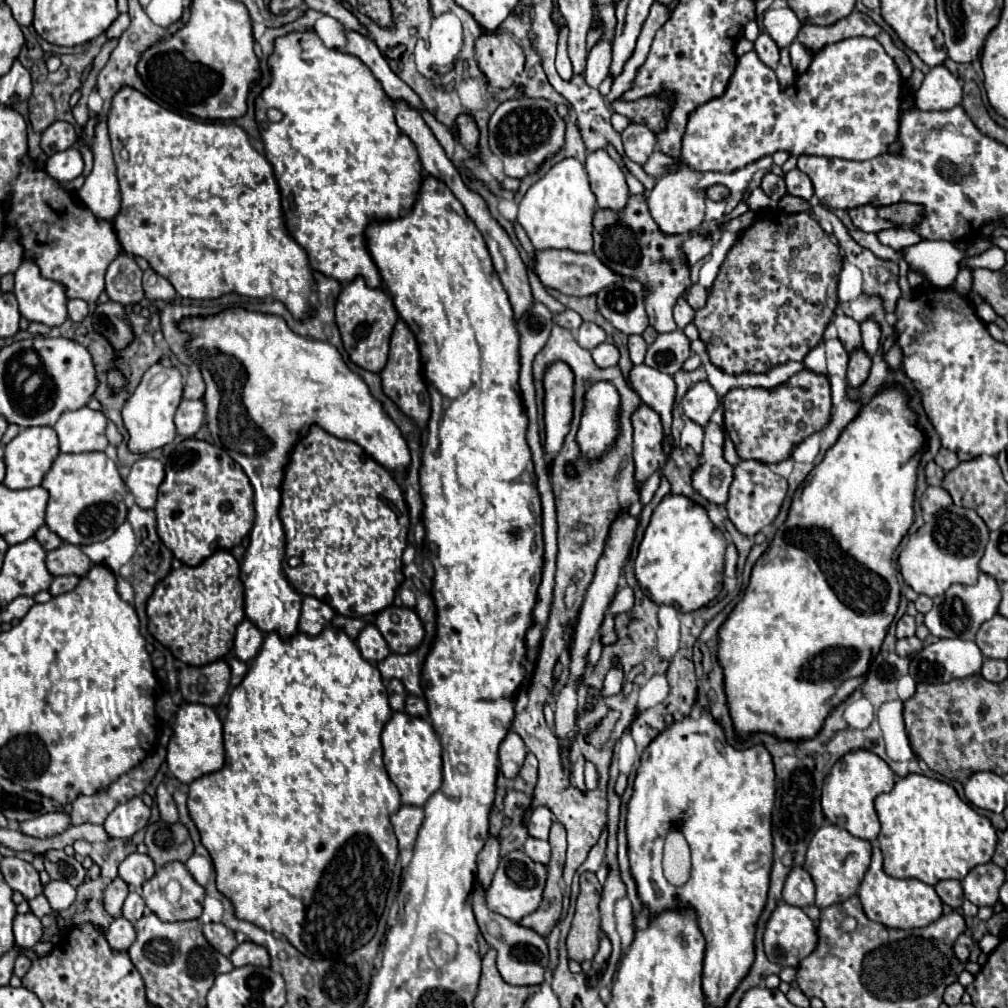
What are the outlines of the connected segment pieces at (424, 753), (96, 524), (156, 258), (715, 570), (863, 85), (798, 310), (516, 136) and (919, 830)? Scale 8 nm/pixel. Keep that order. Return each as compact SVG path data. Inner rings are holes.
M394 713L382 731L384 765L390 779L396 783L404 805L424 805L426 799L440 789L442 783L442 747L426 719L408 713Z
M60 453L58 459L54 461L52 469L46 473L42 485L48 489L50 499L46 507L46 525L58 533L64 541L72 545L88 545L96 541L108 539L124 521L126 521L126 505L124 505L124 495L126 495L126 485L122 477L118 475L116 463L106 457L104 453Z
M124 87L112 99L112 109L110 109L110 115L108 115L108 133L110 133L110 141L112 141L114 163L116 163L118 183L120 183L120 193L122 193L122 209L116 217L116 221L114 221L114 231L116 231L116 237L118 237L124 251L128 251L136 257L144 257L150 263L150 267L156 273L160 273L162 277L166 277L174 285L178 295L182 295L182 297L188 297L188 299L218 299L218 297L228 295L228 293L238 293L238 295L254 297L254 299L272 297L276 301L282 301L296 321L304 321L312 315L310 293L312 293L314 277L312 277L312 269L308 265L306 251L284 229L280 189L278 189L272 165L266 161L264 155L260 155L250 145L248 135L242 127L238 127L234 123L208 120L206 122L195 117L172 113L172 111L156 105L154 101L150 101L148 97L144 97L136 89Z
M666 495L654 509L650 525L640 543L636 557L636 577L644 593L658 605L676 605L680 611L696 611L708 605L720 591L724 581L724 551L728 541L724 533L708 519L702 505L694 503L684 495Z
M850 37L826 45L814 55L808 71L798 75L794 85L782 89L776 73L760 61L756 51L738 59L736 71L720 99L700 105L688 119L682 139L682 159L698 171L736 171L760 157L776 151L788 151L794 157L818 155L840 157L848 161L868 161L888 151L898 137L898 119L902 103L902 75L884 47L870 37Z
M782 209L762 213L738 235L710 289L708 303L696 311L694 325L708 347L712 363L732 373L760 373L776 363L786 363L788 359L804 359L804 355L822 339L822 333L838 305L836 285L840 267L840 247L832 243L832 237L810 213L786 213Z
M510 99L498 105L490 117L490 149L504 163L508 177L522 179L538 169L538 165L558 153L564 145L564 119L558 117L556 107L546 99Z
M910 773L896 781L890 793L878 795L875 800L875 809L882 823L882 831L878 835L880 849L884 853L884 871L892 877L912 877L920 879L928 885L936 885L942 879L958 879L962 881L964 875L982 863L988 863L996 849L996 831L988 817L978 815L966 801L962 801L956 789L944 781Z

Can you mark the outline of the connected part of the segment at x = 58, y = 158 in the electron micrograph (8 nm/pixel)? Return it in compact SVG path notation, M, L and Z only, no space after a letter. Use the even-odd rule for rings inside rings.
M70 147L66 151L50 155L44 165L44 171L58 183L66 183L80 177L82 169L84 169L84 161L78 147Z

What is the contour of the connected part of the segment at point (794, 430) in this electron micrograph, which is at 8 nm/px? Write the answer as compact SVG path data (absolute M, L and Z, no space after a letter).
M802 369L774 389L730 389L722 399L722 405L724 431L734 441L738 457L742 461L754 459L764 465L780 463L790 457L798 443L812 433L822 431L822 427L830 421L830 381L828 375Z

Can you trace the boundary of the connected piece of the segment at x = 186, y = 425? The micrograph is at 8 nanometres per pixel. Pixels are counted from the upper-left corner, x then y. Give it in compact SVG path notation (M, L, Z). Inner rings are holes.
M182 399L178 411L176 411L176 429L180 435L184 437L194 437L194 433L202 427L204 423L204 401L190 401L190 399Z

